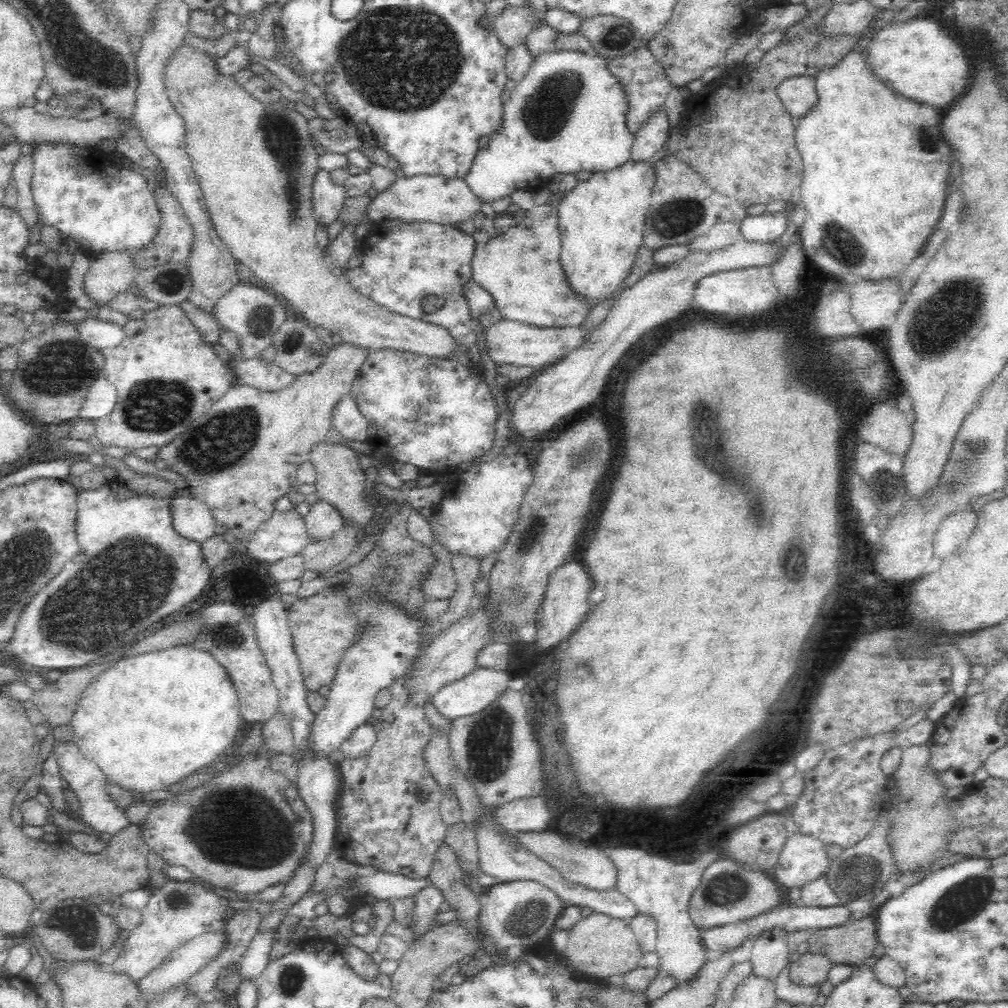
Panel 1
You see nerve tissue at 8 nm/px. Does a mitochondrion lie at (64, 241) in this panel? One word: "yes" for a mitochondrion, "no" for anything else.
no

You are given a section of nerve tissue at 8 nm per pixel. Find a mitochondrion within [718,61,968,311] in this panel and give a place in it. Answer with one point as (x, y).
(837, 242)

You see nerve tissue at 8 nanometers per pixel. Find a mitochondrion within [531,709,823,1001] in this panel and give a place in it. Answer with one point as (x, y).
(730, 885)

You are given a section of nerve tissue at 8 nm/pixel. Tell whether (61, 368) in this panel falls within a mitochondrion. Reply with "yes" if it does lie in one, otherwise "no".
yes

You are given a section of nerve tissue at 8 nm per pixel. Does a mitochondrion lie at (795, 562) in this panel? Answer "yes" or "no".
yes

